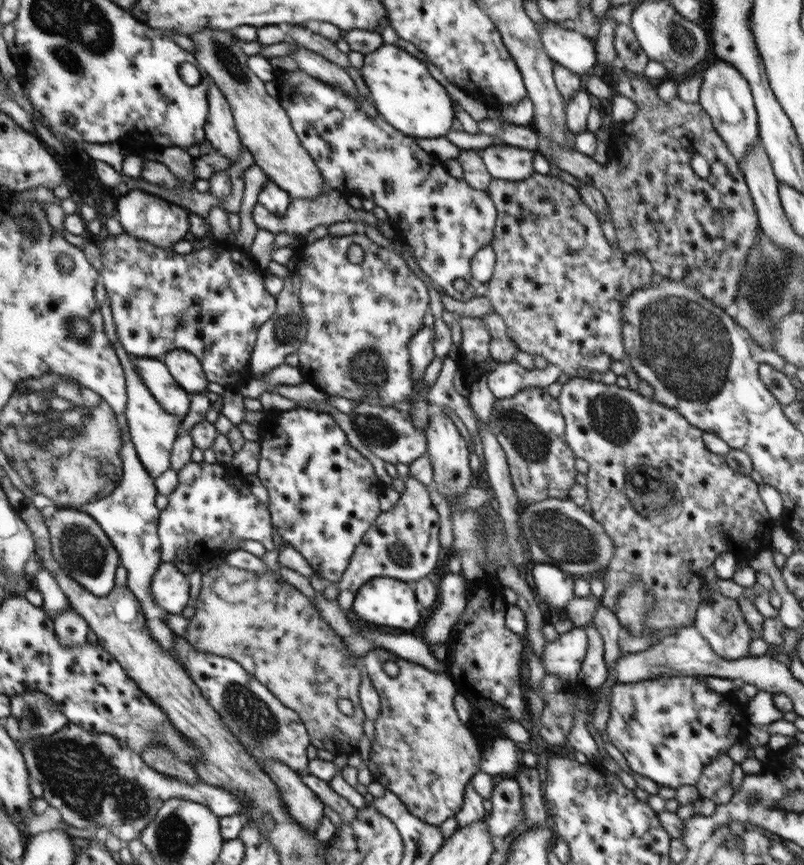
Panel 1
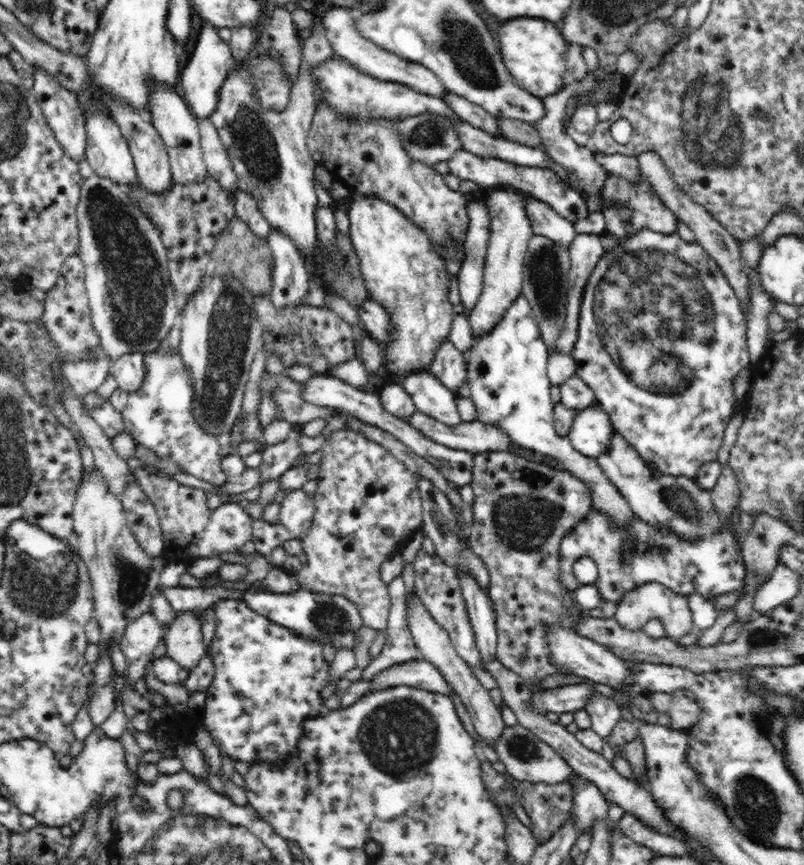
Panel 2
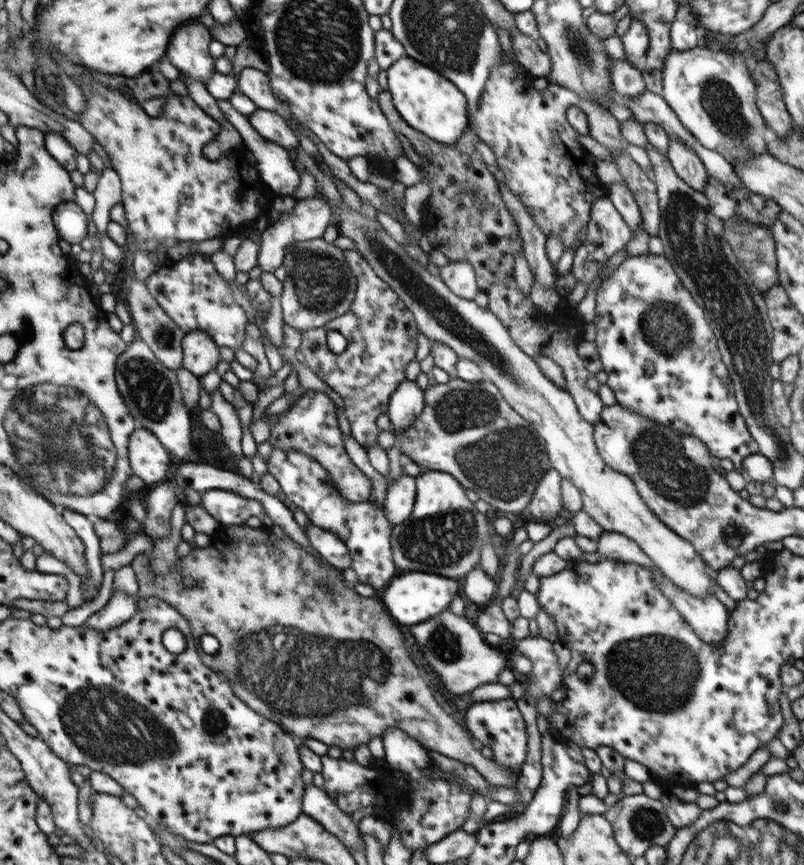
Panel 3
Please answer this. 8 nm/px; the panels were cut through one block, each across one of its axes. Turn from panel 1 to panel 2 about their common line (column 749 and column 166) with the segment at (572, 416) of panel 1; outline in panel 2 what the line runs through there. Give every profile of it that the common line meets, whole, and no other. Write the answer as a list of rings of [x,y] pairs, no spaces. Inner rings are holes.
[[[138,468],[133,470],[133,475],[142,490],[149,496],[154,503],[156,512],[159,517],[161,531],[164,540],[164,556],[168,559],[183,558],[216,558],[224,552],[236,553],[238,548],[242,548],[246,542],[250,541],[253,536],[253,519],[244,510],[244,507],[236,501],[222,502],[220,506],[210,509],[206,503],[208,492],[192,486],[184,486],[178,483],[173,477],[160,476],[158,473],[152,473],[150,470]]]

